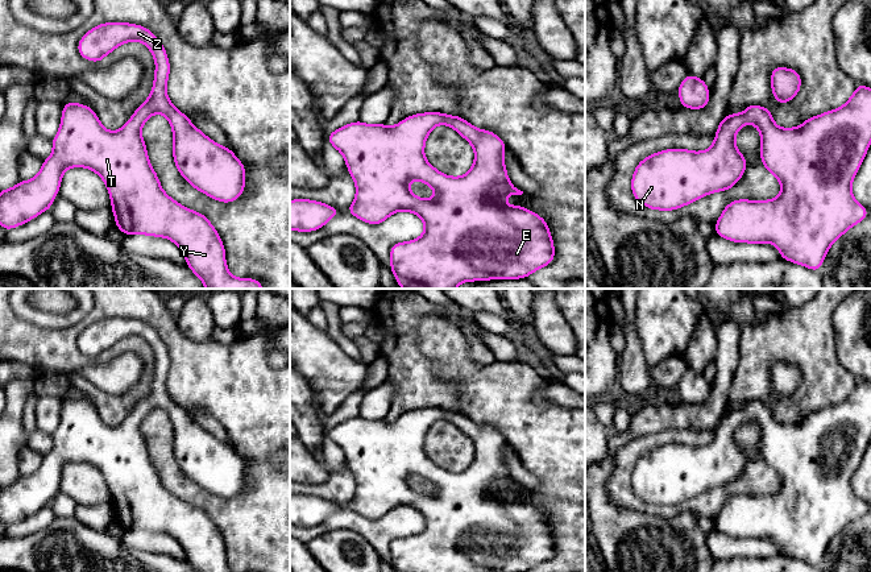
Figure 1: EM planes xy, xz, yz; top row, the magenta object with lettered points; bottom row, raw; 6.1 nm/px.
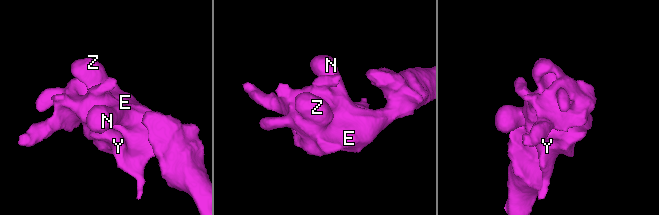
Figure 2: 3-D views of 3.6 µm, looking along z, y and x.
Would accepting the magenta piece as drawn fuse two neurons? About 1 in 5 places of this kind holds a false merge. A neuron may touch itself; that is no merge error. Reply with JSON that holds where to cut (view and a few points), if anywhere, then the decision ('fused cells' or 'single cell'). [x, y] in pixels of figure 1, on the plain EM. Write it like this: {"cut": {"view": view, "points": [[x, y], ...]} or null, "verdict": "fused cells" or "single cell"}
{"cut": null, "verdict": "single cell"}

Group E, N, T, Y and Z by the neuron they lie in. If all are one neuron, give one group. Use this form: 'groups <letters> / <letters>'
groups E N T Y Z

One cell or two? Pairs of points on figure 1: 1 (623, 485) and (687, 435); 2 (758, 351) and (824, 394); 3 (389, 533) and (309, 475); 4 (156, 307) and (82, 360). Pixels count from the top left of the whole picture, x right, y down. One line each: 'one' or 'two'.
1: one
2: one
3: two
4: one

